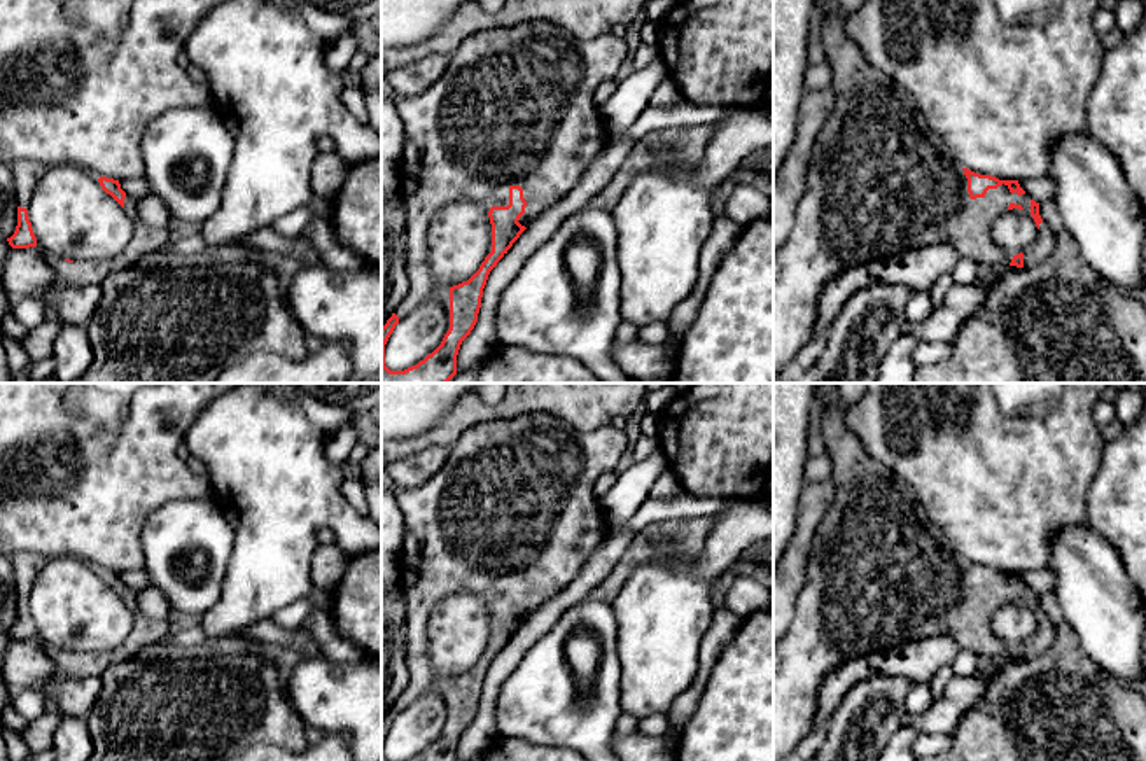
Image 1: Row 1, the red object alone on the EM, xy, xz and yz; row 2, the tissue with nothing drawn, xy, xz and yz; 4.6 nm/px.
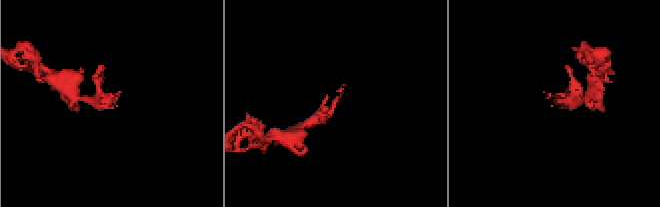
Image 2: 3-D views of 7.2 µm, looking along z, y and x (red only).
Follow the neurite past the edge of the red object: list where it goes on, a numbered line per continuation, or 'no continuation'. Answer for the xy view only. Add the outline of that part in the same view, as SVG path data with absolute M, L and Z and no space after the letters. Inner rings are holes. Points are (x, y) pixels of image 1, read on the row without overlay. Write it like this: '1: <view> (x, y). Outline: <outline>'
1: xy (146, 630). Outline: M126 586L124 590L124 604L133 612L133 630L128 639L107 651L107 653L73 653L68 654L61 649L52 647L51 644L38 639L37 640L44 646L47 656L58 668L58 674L82 679L82 677L100 677L107 667L117 663L121 660L129 660L138 656L138 653L152 644L157 644L168 639L170 628L177 623L177 619L152 619L147 618L138 611L136 604L138 593Z

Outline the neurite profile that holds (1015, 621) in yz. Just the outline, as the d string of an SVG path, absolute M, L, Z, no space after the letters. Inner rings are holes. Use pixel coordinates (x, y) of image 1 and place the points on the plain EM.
M1013 600L994 612L992 632L997 639L1017 647L1038 632L1038 618L1032 607Z

